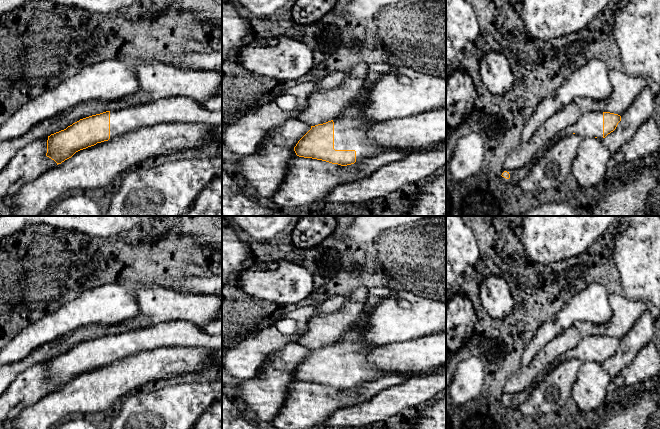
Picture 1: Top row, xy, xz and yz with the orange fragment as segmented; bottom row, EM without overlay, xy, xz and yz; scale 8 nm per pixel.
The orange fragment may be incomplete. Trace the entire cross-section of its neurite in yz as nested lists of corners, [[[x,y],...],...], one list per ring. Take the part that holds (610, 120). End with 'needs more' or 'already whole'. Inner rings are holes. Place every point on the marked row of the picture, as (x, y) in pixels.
[[[610,112],[584,113],[575,124],[560,132],[556,137],[560,139],[566,135],[578,134],[582,138],[595,137],[602,140],[616,129],[620,121],[620,115]]]; needs more

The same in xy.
[[[186,96],[163,98],[146,103],[92,115],[48,136],[46,156],[57,165],[76,152],[97,143],[159,123],[190,122],[222,125],[222,110],[211,111]]]; needs more

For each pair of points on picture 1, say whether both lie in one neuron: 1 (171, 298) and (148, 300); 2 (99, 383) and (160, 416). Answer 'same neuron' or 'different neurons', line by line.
1: same neuron
2: different neurons

